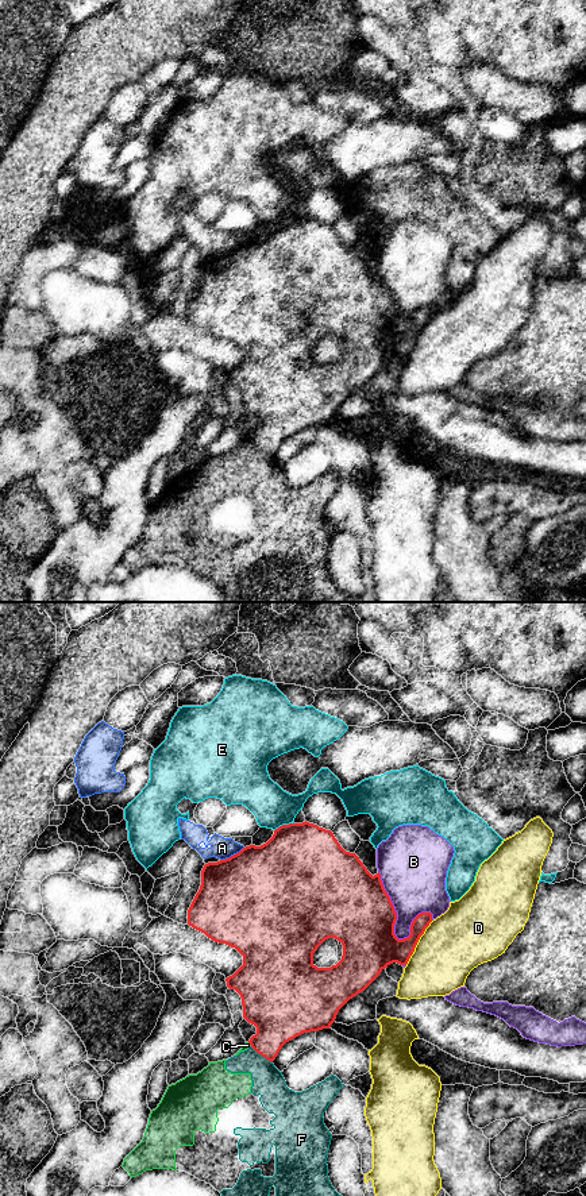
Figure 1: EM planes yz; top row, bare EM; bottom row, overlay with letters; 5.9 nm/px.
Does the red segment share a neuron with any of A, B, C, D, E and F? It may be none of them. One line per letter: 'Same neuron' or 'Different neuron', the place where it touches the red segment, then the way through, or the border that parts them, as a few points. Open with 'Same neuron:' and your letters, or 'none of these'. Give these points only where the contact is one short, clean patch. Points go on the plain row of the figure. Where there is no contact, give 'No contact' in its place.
Same neuron: none of these
A: Different neuron. Touches red at yz (231, 251). Boundary: yz (243, 242), (220, 255)
B: Different neuron. Touches red at yz (393, 304)
C: Different neuron. Touches red at yz (250, 439). Boundary: yz (247, 438), (251, 440)
D: Different neuron. Touches red at yz (417, 336)
E: Different neuron. Touches red at yz (284, 220)
F: Different neuron. Touches red at yz (261, 450)

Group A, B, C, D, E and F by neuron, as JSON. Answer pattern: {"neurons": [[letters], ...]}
{"neurons": [["A"], ["B"], ["C", "F"], ["D"], ["E"]]}

